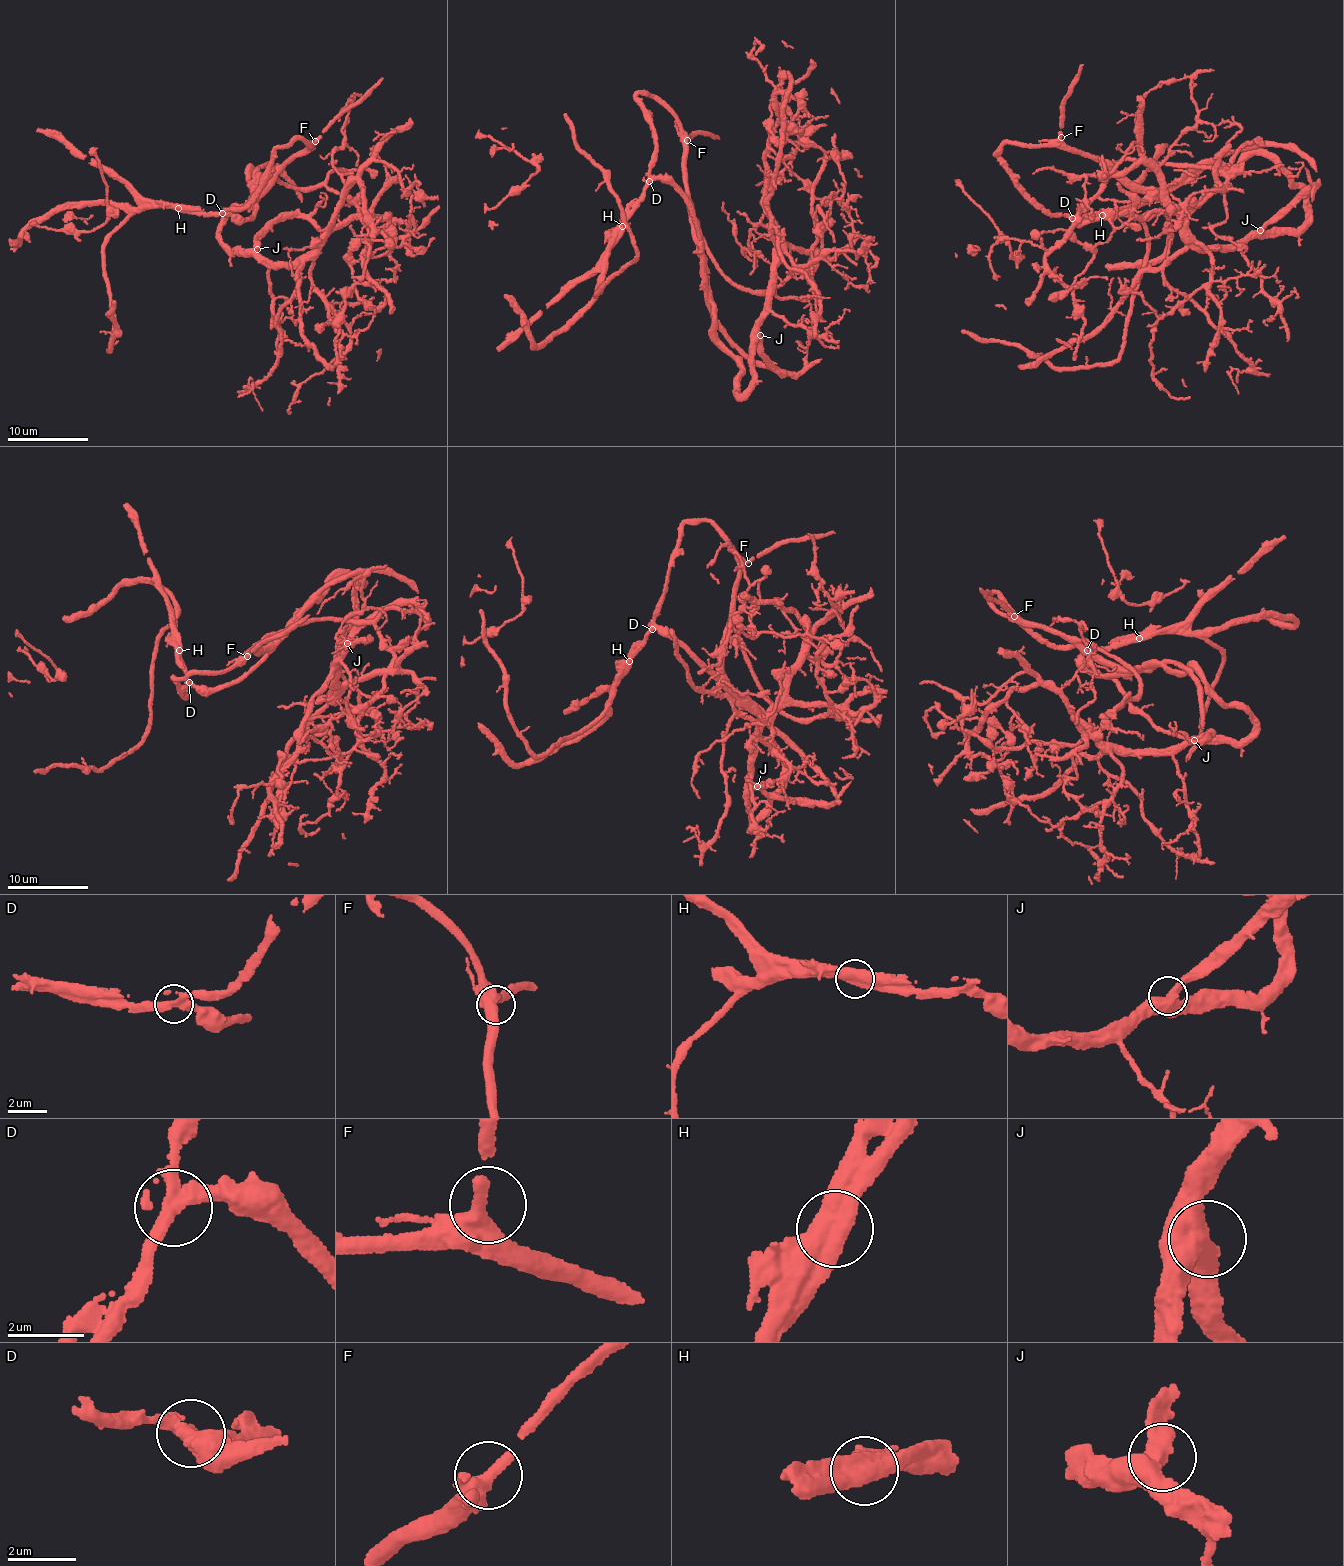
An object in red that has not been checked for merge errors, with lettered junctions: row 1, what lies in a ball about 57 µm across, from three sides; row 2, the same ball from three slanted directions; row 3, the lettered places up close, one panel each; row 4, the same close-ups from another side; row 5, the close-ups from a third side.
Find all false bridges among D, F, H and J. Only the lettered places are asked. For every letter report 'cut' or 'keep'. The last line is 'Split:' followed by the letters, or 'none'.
D: cut
F: keep
H: cut
J: keep
Split: D, H

